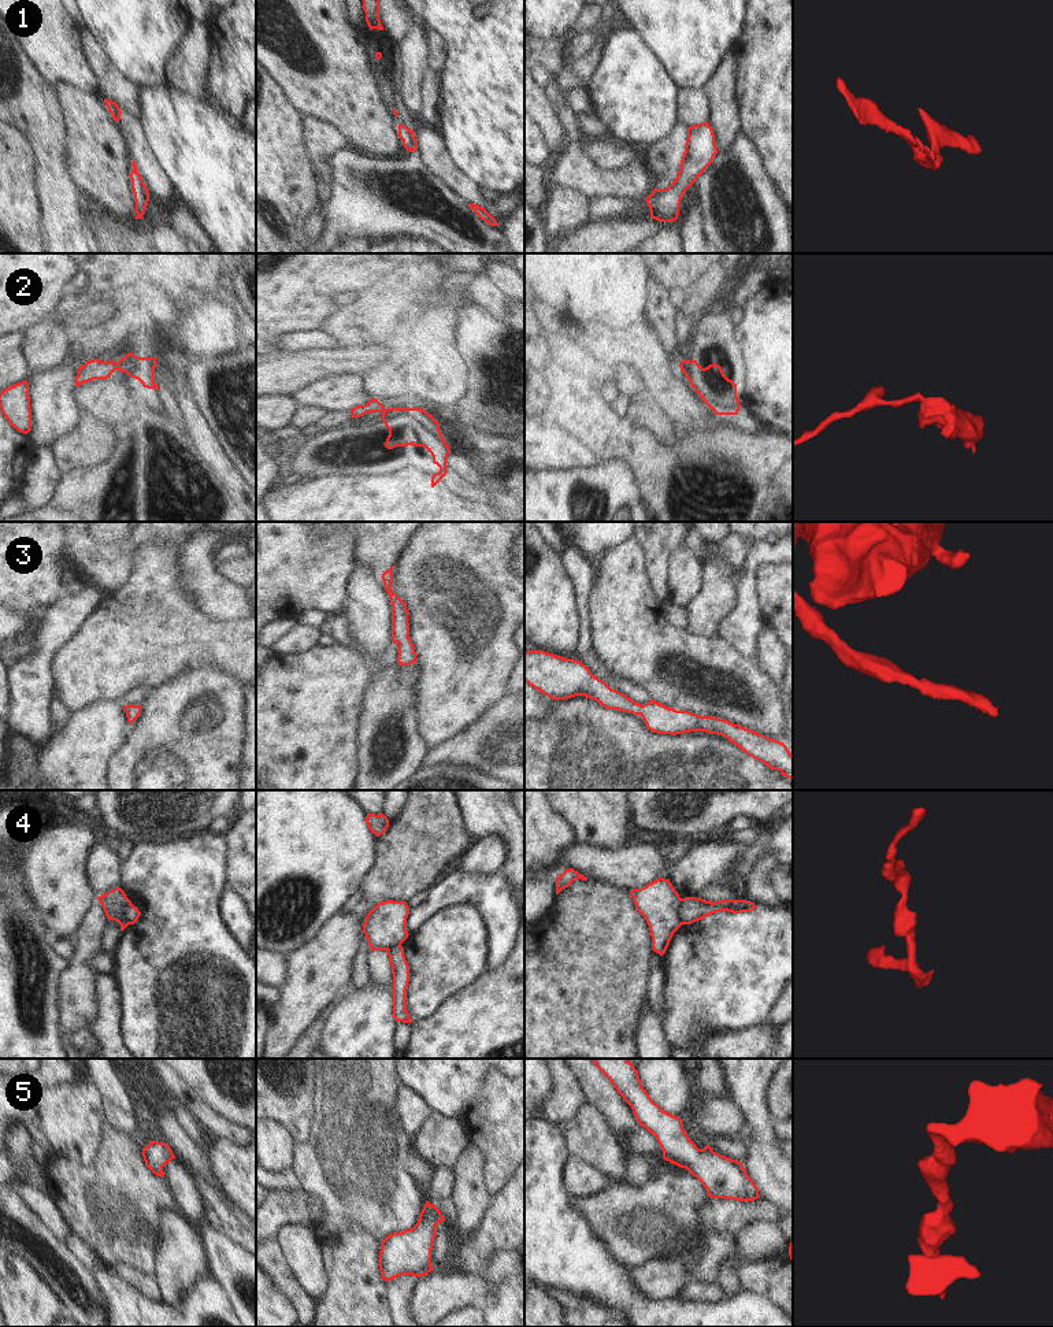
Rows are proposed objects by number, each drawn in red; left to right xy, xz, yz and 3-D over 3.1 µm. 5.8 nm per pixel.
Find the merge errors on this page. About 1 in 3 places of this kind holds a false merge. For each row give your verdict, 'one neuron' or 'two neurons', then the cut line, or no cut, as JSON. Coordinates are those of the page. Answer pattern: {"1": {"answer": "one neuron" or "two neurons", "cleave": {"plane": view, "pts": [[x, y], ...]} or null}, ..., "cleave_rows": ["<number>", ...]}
{"1": {"answer": "one neuron", "cleave": null}, "2": {"answer": "two neurons", "cleave": {"plane": "xy", "pts": [[115, 363], [117, 369]]}}, "3": {"answer": "one neuron", "cleave": null}, "4": {"answer": "two neurons", "cleave": {"plane": "yz", "pts": [[682, 899], [677, 912], [681, 923]]}}, "5": {"answer": "one neuron", "cleave": null}, "cleave_rows": ["2", "4"]}

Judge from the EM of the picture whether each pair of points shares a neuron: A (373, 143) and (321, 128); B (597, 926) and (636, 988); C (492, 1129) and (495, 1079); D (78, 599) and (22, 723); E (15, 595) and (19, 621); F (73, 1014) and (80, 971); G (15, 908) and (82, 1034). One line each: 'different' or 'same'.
A: different
B: same
C: same
D: same
E: different
F: same
G: different

